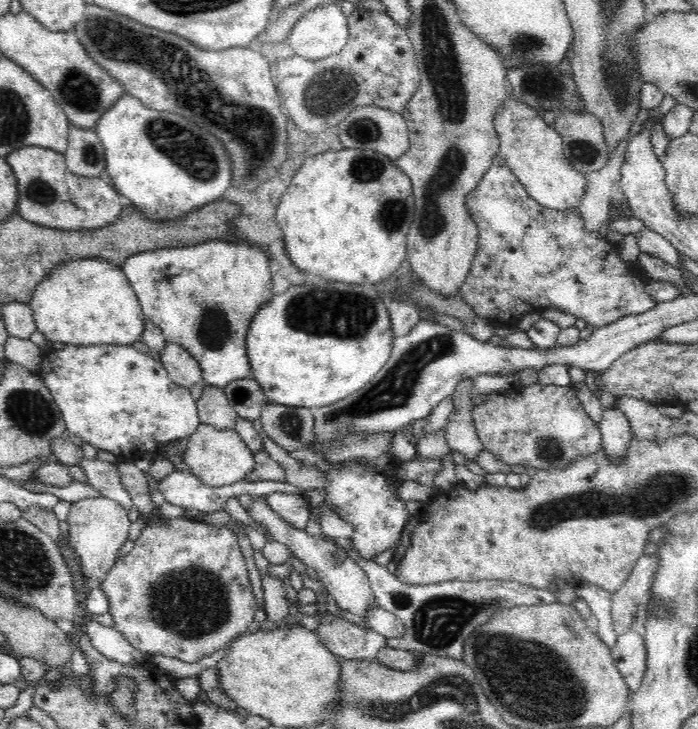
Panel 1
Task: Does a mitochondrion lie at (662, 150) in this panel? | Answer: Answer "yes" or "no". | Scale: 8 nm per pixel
no

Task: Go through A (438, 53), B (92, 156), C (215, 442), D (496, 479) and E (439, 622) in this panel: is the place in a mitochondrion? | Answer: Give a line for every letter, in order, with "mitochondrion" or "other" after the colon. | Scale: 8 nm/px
A: mitochondrion
B: mitochondrion
C: other
D: other
E: mitochondrion

